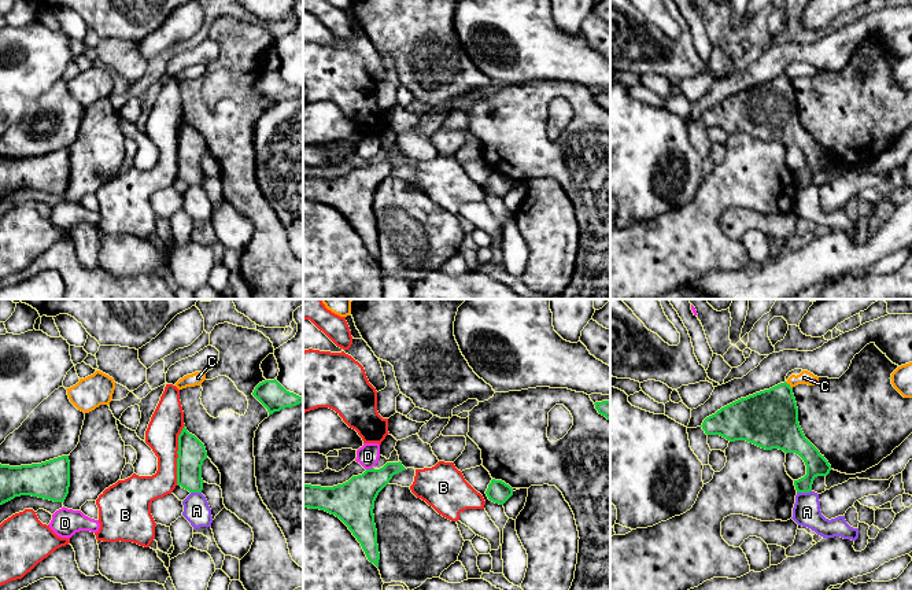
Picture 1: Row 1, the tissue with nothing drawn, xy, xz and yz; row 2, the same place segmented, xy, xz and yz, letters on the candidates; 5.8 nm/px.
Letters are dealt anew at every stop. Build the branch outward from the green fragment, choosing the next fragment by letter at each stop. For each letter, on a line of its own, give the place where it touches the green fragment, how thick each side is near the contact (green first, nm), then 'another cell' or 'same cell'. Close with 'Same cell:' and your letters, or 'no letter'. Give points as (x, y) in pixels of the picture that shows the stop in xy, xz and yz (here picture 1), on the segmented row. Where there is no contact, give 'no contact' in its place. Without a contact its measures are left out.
A: yz (804, 491) | 130/160 nm | another cell
B: xy (177, 453) | 160/190 nm | another cell
C: yz (789, 386) | 340/80 nm | another cell
D: xz (369, 469) | 240/130 nm | another cell
Same cell: no letter

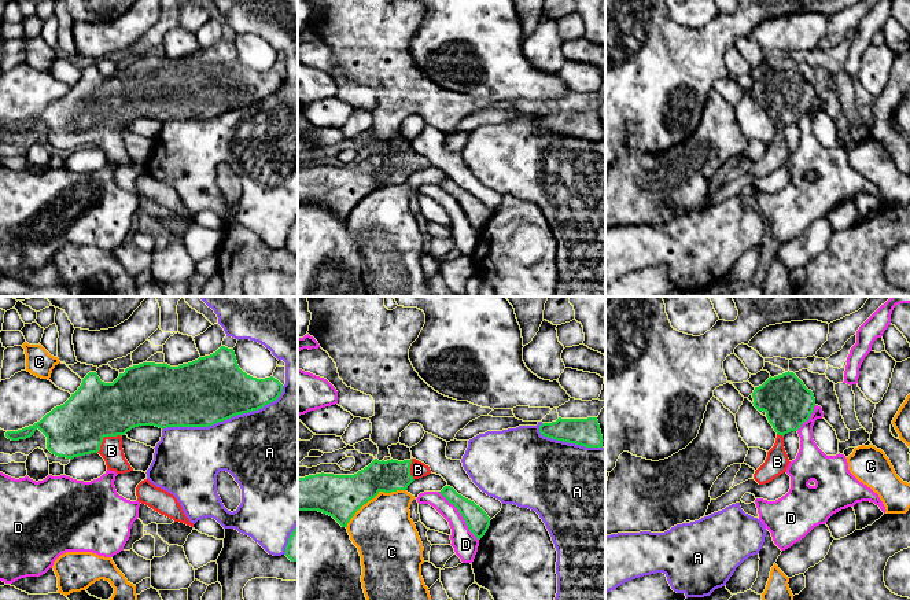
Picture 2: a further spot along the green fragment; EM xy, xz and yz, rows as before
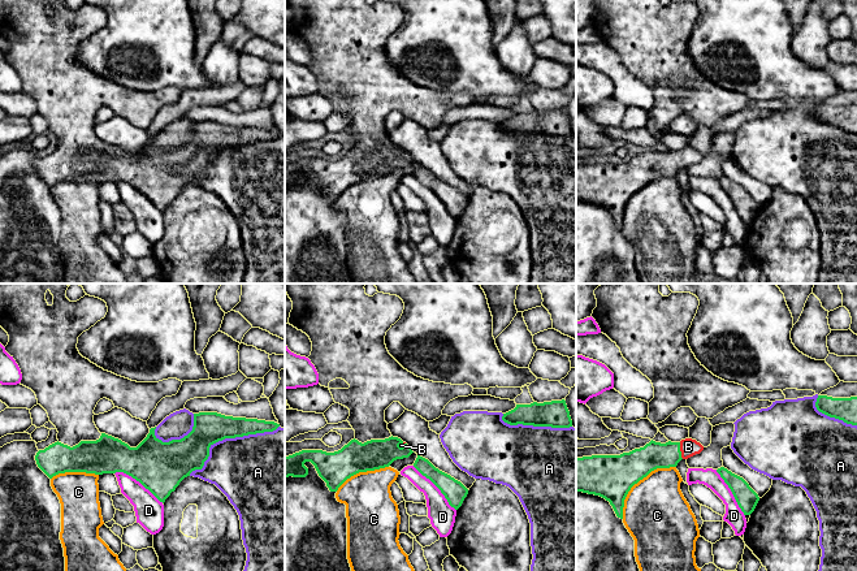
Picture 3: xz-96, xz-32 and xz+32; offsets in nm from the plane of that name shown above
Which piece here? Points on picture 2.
A: xy (225, 419) | 400/440 nm | another cell
B: xy (104, 435) | 320/130 nm | same cell
C: xz (372, 497) | 260/360 nm | another cell
D: xz (461, 515) | 140/150 nm | another cell
Same cell: B

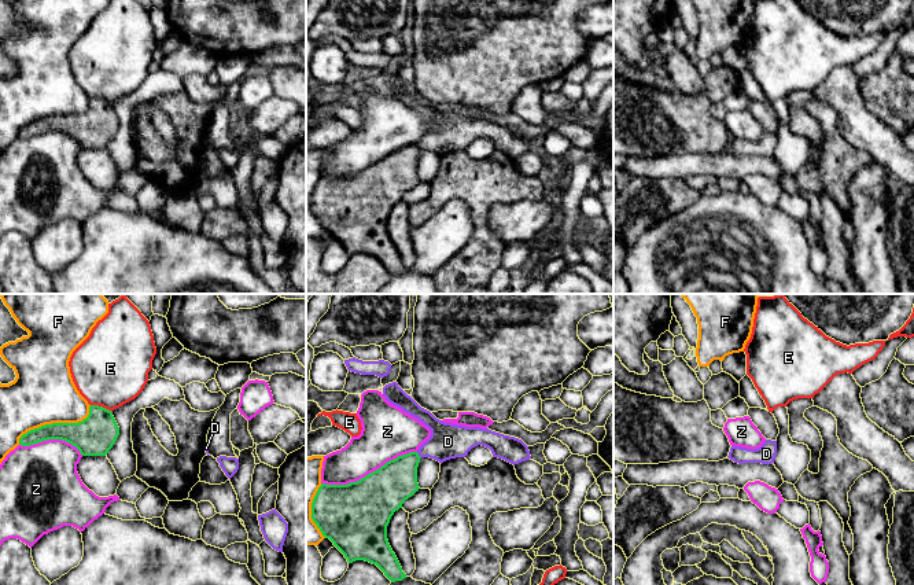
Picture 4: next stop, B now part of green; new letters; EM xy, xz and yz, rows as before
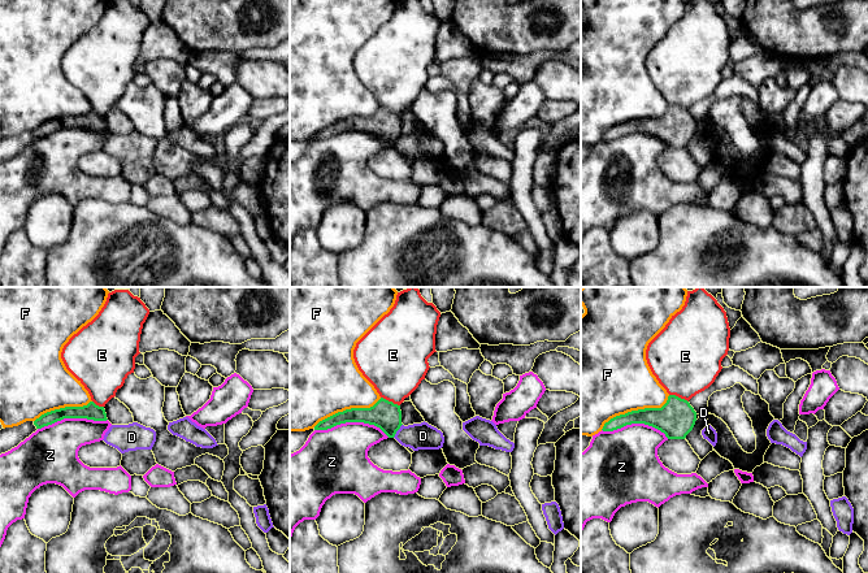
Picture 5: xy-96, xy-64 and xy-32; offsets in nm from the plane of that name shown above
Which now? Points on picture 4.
D: xz (417, 455) | 240/220 nm | another cell
E: xy (102, 407) | 240/440 nm | another cell
F: xy (55, 423) | 240/360 nm | another cell
Z: xz (368, 474) | 380/280 nm | another cell
Same cell: no letter

